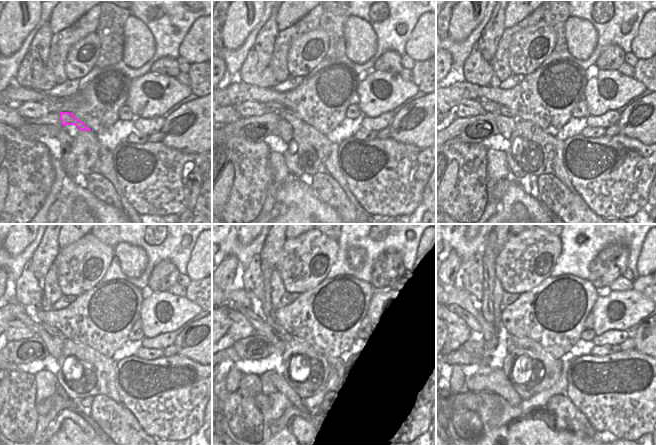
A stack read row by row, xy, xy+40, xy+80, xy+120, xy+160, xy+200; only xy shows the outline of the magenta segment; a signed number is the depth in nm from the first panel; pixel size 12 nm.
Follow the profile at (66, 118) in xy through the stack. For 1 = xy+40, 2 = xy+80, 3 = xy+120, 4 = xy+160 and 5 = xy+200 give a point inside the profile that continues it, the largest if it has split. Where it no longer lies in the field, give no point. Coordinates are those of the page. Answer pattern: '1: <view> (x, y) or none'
1: xy+40 (286, 114)
2: xy+80 (503, 110)
3: xy+120 (53, 331)
4: xy+160 (266, 305)
5: xy+200 (491, 252)

